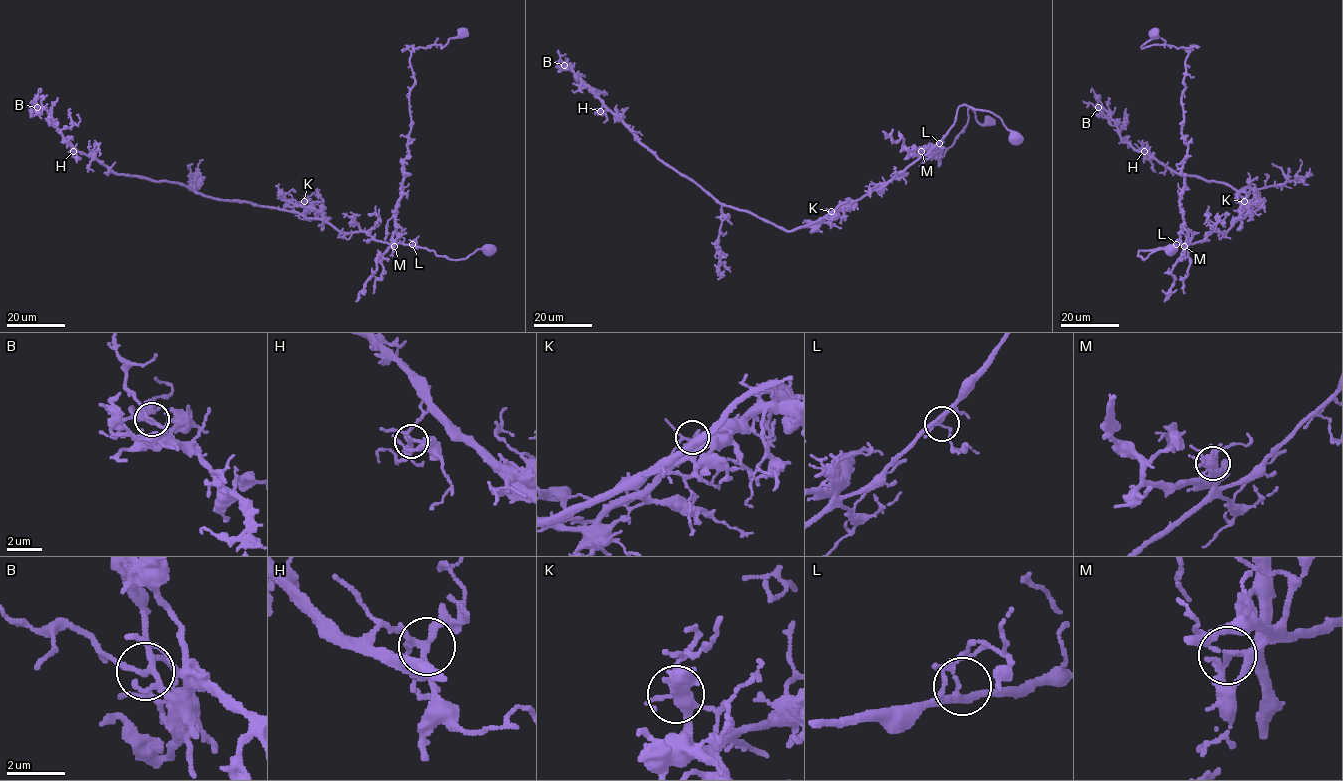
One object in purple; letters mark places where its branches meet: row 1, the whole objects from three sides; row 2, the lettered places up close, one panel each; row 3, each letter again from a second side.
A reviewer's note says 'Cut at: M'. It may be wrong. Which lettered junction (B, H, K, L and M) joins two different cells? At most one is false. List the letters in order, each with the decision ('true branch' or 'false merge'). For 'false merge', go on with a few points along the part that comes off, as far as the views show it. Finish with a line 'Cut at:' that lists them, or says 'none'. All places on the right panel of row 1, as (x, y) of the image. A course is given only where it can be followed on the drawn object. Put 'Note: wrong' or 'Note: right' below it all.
B: true branch
H: true branch
K: true branch
L: true branch
M: false merge | (1184, 246), (1180, 199), (1188, 144), (1181, 102), (1190, 51), (1142, 48), (1157, 38), (1153, 30)
Cut at: M
Note: right

